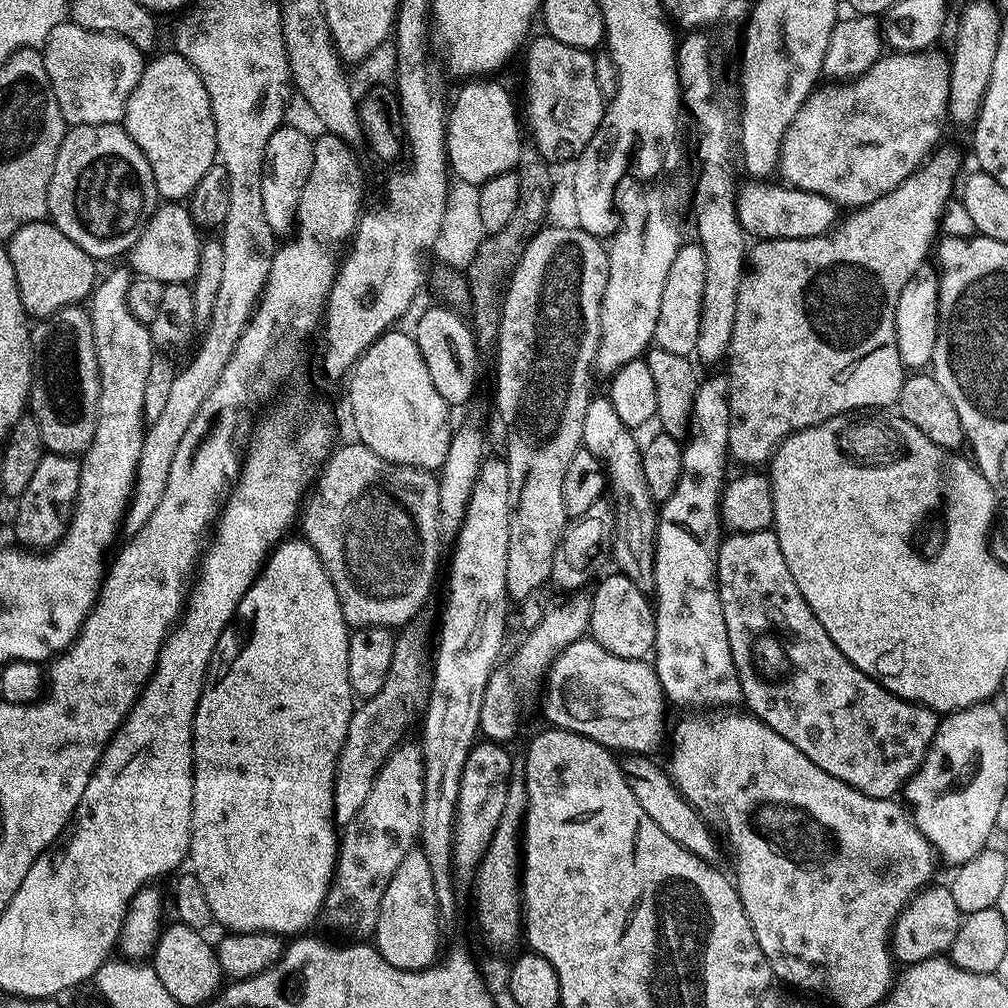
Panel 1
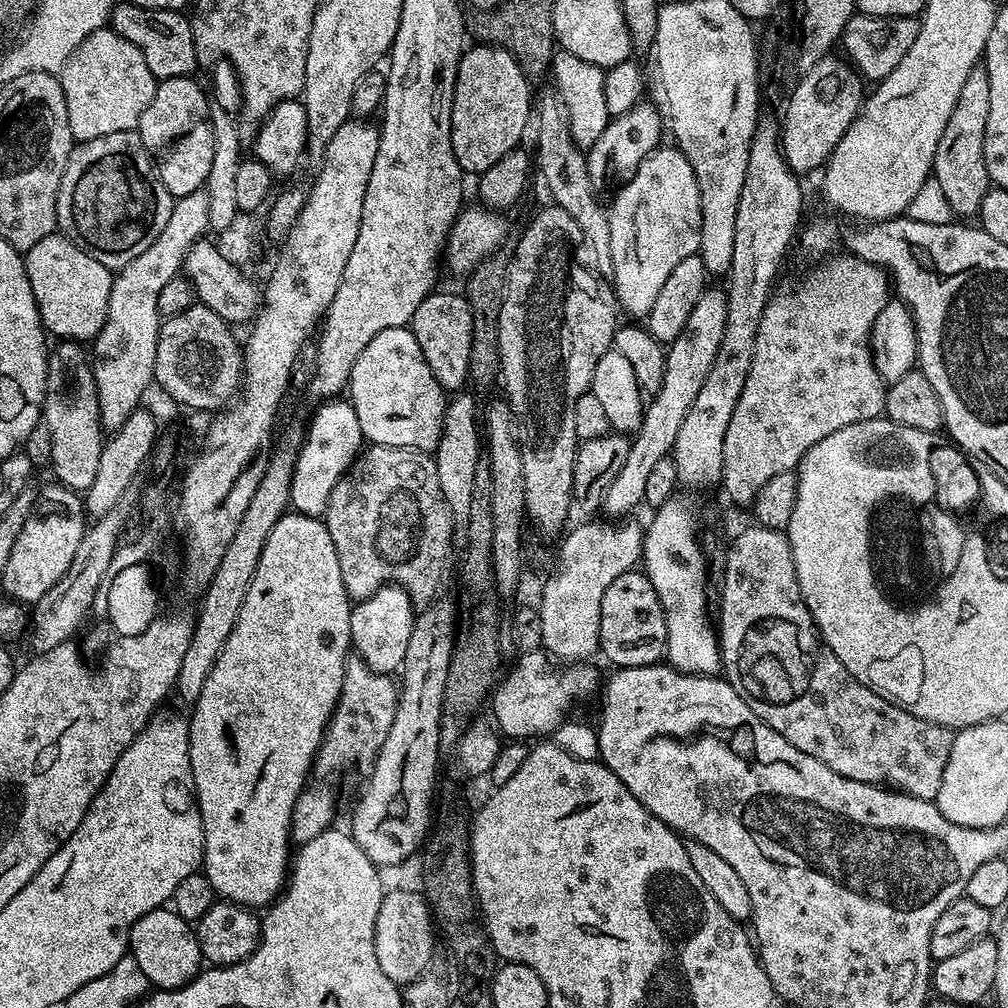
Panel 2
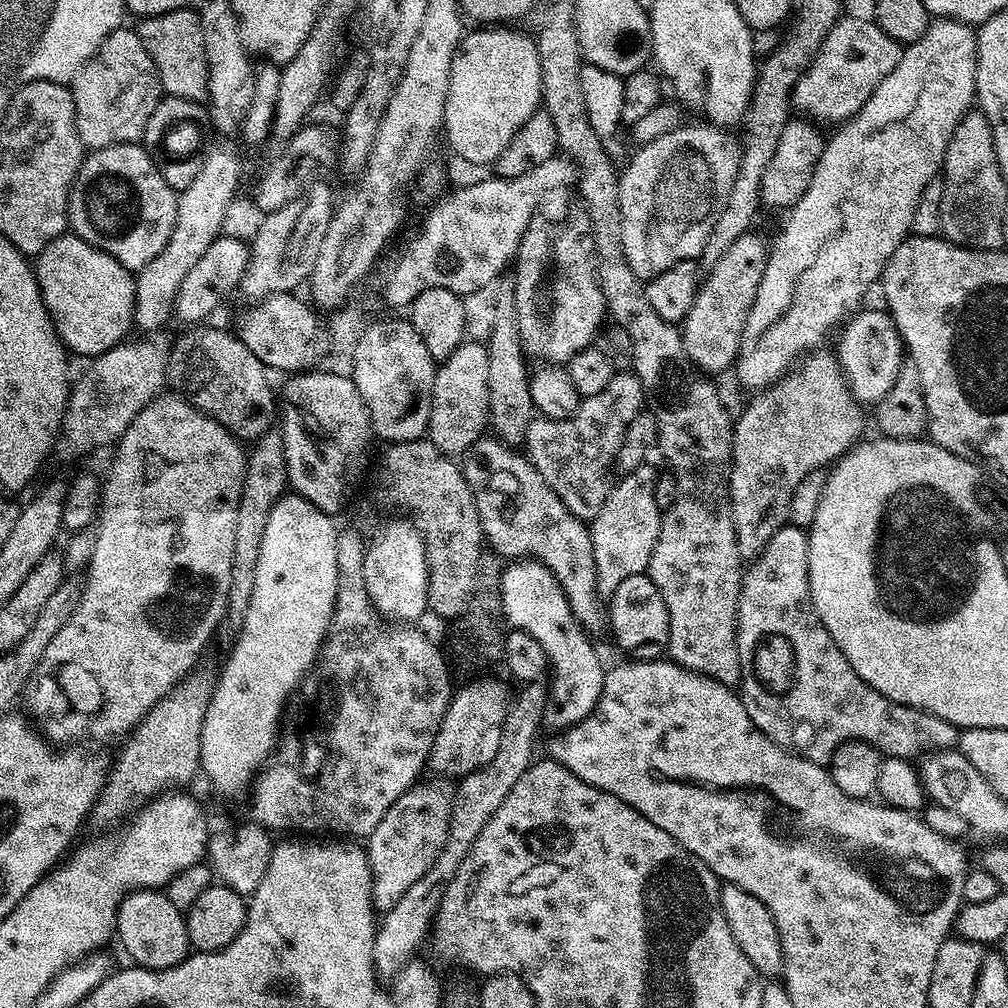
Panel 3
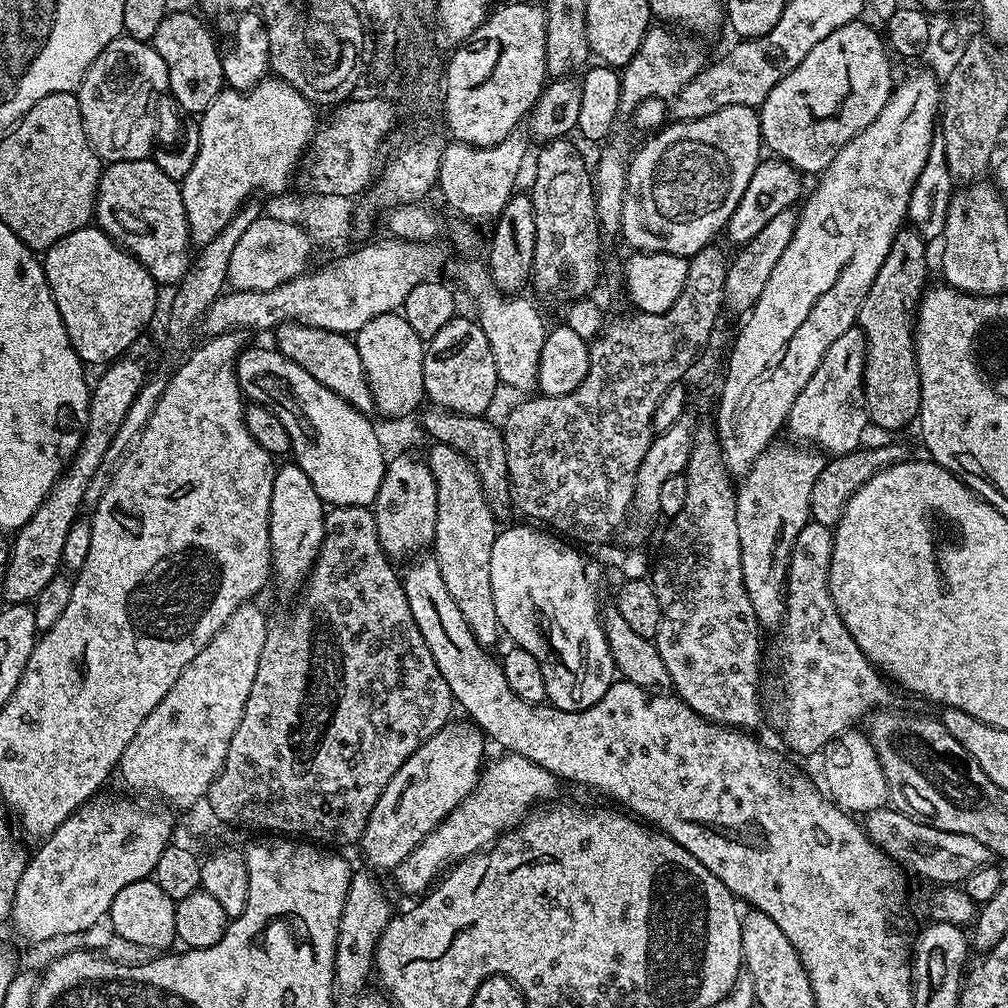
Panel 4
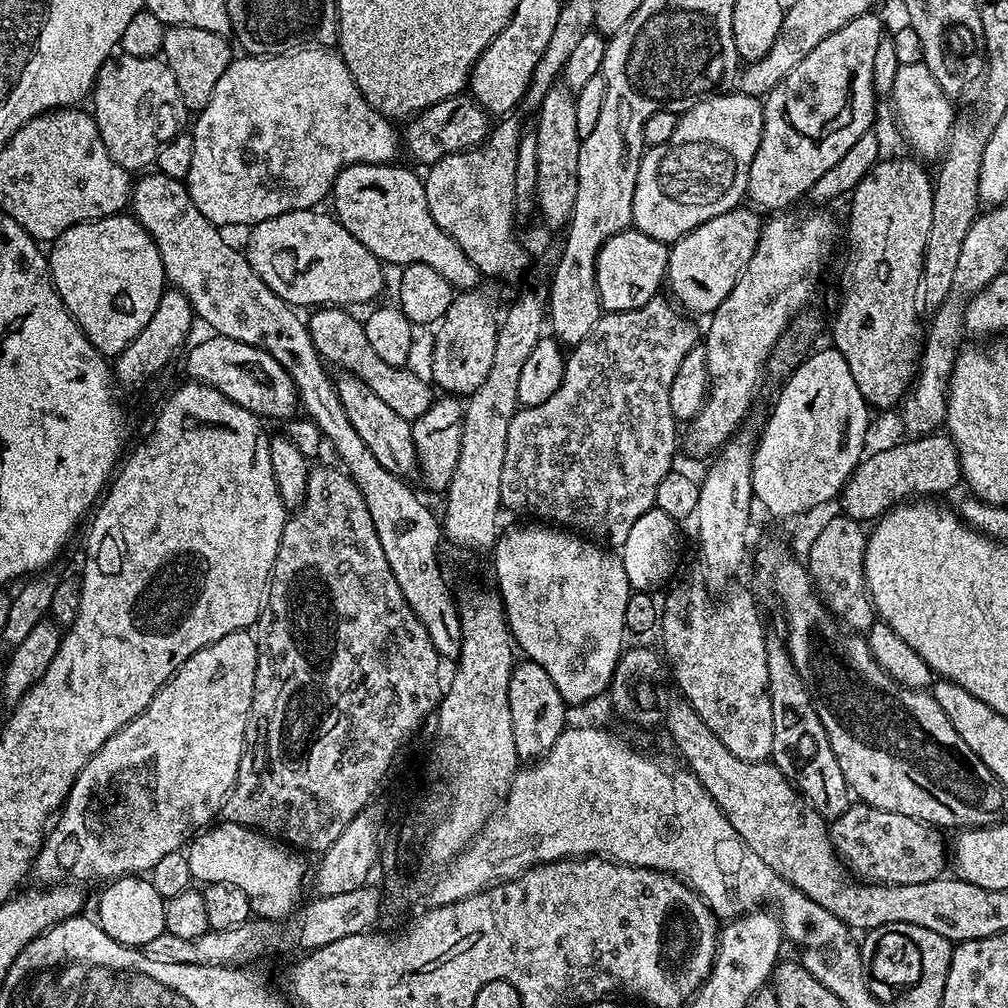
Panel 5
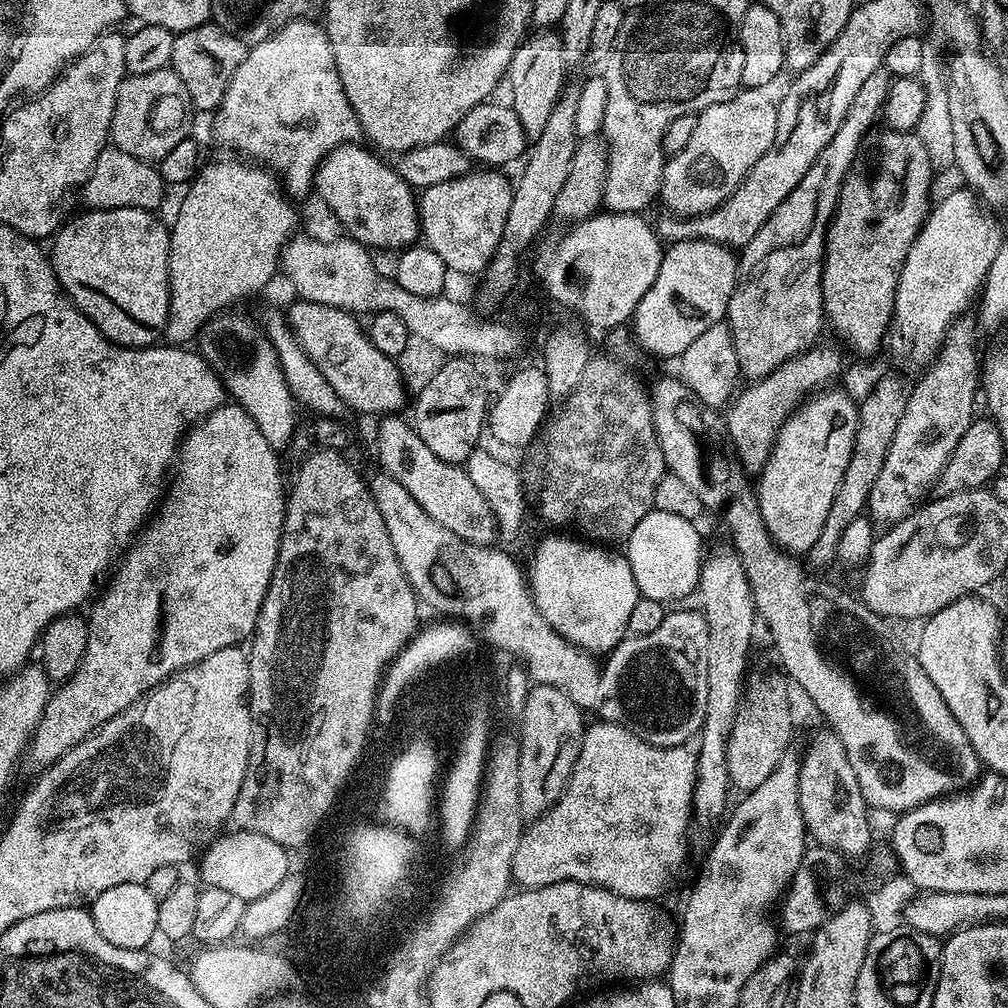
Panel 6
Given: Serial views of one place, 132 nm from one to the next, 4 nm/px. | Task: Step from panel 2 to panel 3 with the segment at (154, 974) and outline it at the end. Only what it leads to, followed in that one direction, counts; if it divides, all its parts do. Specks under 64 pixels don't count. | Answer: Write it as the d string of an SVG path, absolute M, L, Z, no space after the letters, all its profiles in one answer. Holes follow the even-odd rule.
M137 890L129 892L120 901L120 909L116 911L115 935L120 936L120 944L128 951L128 956L133 965L141 968L169 968L175 964L181 964L190 955L190 945L188 943L188 931L184 921L185 913L170 898L160 890Z

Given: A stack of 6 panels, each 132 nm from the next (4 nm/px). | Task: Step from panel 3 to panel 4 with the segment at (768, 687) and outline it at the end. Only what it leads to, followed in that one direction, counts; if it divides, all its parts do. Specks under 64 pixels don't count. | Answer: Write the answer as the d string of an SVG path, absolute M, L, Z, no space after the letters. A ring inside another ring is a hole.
M809 522L794 542L792 556L788 559L784 622L778 632L780 641L776 644L777 672L772 685L766 688L767 719L769 716L773 726L784 735L785 742L804 756L811 752L819 753L837 735L859 725L859 720L863 721L869 714L893 707L889 681L881 675L876 665L869 662L866 654L862 654L858 642L854 642L854 634L850 634L834 604L828 585L834 550L833 535L833 529Z

